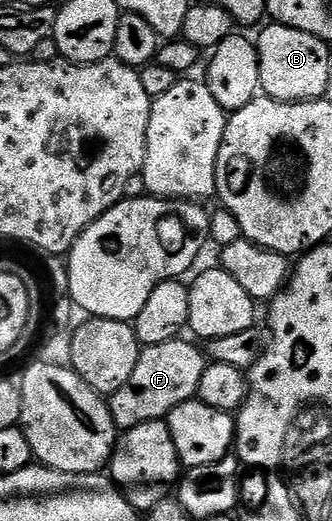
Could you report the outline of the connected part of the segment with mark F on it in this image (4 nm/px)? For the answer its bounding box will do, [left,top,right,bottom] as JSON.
[108,336,207,432]

